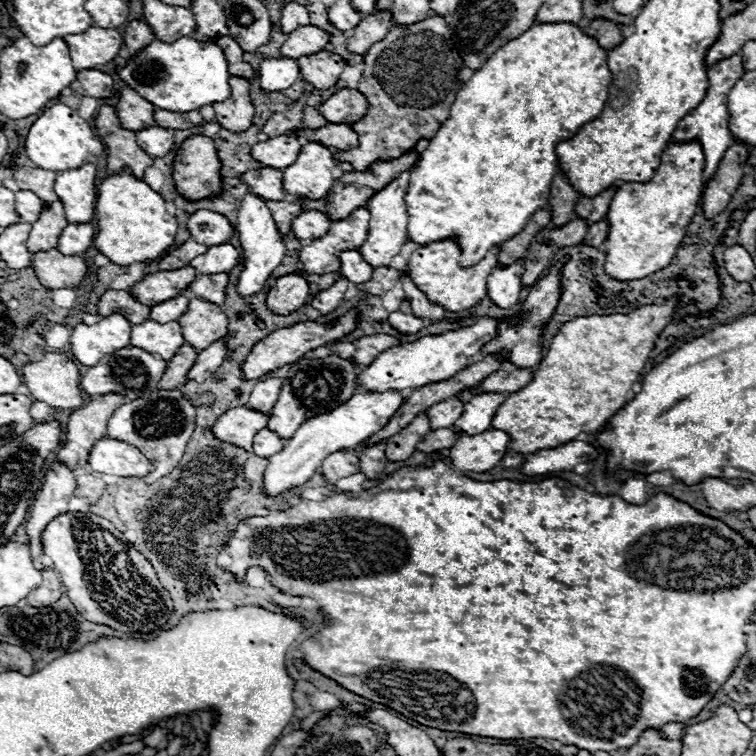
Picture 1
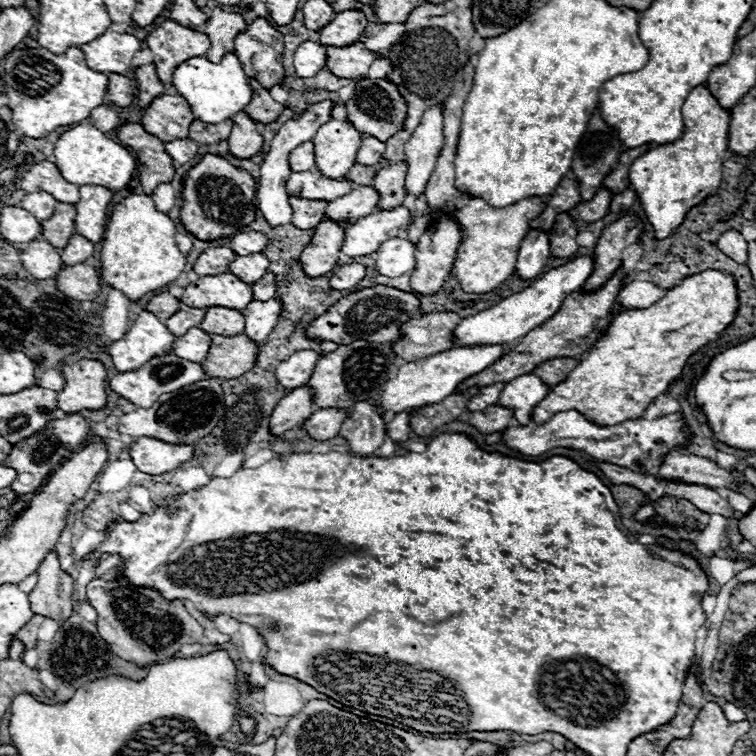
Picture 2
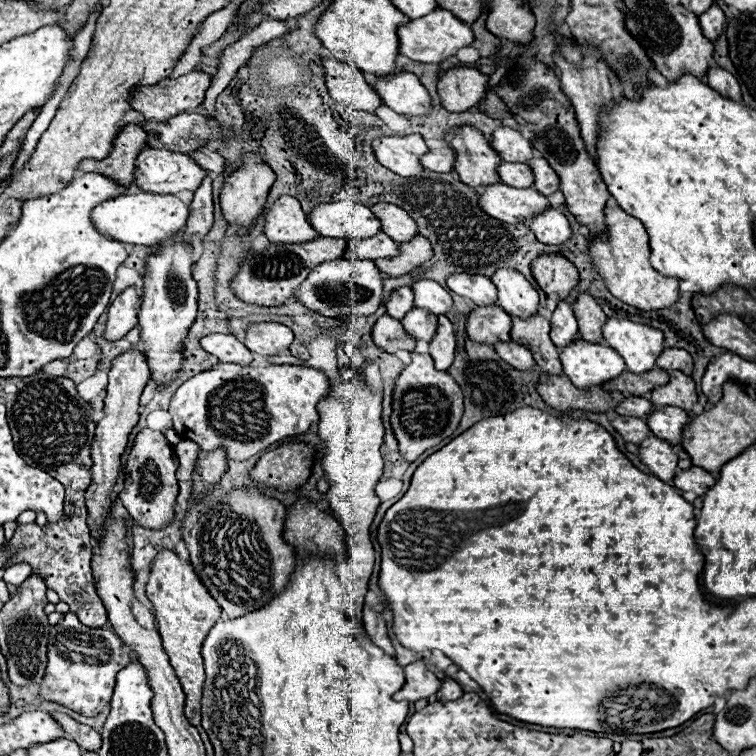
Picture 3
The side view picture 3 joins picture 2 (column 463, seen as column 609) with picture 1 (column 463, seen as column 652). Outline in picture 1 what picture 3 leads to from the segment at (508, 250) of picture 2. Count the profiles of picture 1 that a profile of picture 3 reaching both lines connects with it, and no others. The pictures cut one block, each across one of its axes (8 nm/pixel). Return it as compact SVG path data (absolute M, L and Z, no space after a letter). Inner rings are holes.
M448 238L448 240L432 242L424 248L414 250L408 260L408 272L410 272L412 282L416 282L416 286L420 286L420 290L424 290L424 294L428 296L430 302L440 302L440 306L444 306L448 312L460 312L460 310L474 306L476 302L480 302L486 296L486 282L498 262L496 256L498 256L498 248L492 248L486 254L486 258L482 262L478 262L476 266L460 268L460 264L458 264L460 248L452 238Z

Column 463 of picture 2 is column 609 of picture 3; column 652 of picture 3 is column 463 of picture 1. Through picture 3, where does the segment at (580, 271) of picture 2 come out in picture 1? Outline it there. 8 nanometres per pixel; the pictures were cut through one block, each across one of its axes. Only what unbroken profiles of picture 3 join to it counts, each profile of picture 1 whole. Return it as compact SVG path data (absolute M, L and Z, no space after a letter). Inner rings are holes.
M482 318L470 328L460 328L454 332L446 332L442 336L424 336L410 344L392 346L380 352L372 364L360 370L356 384L358 388L370 390L370 392L386 392L386 390L408 392L426 384L448 380L450 376L454 376L456 372L460 372L462 368L470 366L476 360L476 356L480 354L480 348L494 338L500 322L502 320Z

